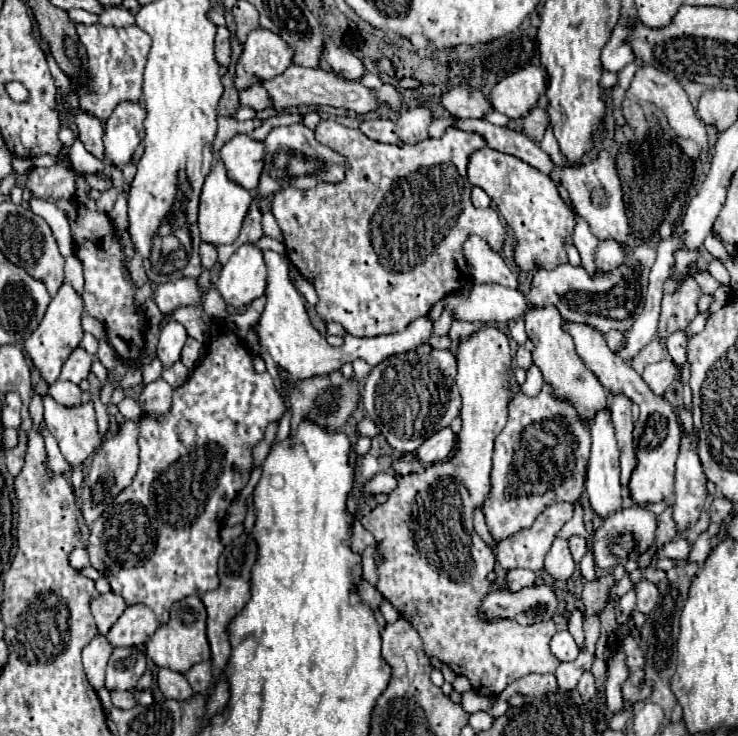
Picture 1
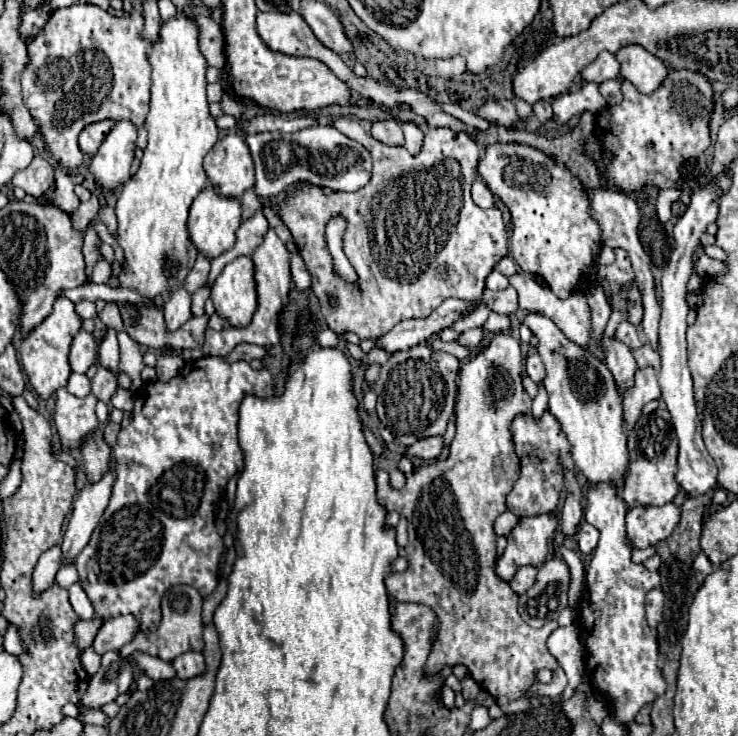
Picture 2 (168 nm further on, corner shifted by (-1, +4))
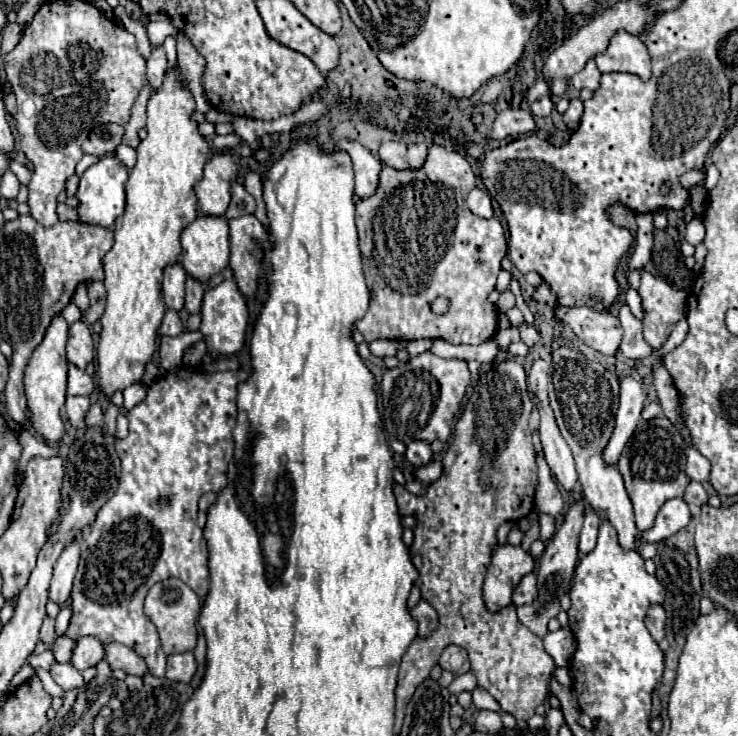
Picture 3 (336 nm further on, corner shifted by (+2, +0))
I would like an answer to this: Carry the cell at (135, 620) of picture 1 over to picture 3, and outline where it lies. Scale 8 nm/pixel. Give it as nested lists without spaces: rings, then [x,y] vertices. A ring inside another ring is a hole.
[[[80,638],[72,650],[72,660],[70,664],[82,672],[90,666],[96,666],[104,658],[104,644],[98,638]]]

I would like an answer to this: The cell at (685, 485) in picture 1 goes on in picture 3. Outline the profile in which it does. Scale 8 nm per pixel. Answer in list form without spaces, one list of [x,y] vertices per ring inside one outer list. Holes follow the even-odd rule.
[[[686,448],[686,474],[690,480],[698,480],[704,482],[710,476],[710,462],[696,450],[696,448]]]

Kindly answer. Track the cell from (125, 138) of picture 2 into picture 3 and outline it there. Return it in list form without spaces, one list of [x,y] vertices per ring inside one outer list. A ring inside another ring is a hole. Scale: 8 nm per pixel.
[[[108,154],[98,164],[90,166],[80,176],[80,184],[78,184],[78,192],[76,192],[78,222],[90,224],[90,226],[110,228],[114,224],[114,220],[120,214],[124,214],[124,202],[126,202],[124,186],[126,186],[126,180],[128,180],[128,170],[114,154]]]

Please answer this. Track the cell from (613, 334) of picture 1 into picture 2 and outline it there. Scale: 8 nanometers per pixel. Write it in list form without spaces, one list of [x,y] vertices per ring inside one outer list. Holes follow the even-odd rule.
[[[621,322],[621,324],[617,326],[615,338],[619,338],[619,342],[623,342],[625,346],[629,346],[631,350],[641,346],[641,338],[637,336],[637,330],[635,330],[635,326],[633,326],[633,324],[629,324],[629,322]]]

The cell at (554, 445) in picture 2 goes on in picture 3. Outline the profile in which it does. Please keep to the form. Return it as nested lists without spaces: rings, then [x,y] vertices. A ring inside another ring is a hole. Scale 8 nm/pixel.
[[[540,514],[540,540],[548,542],[554,536],[554,532],[556,532],[554,518],[548,514]]]

